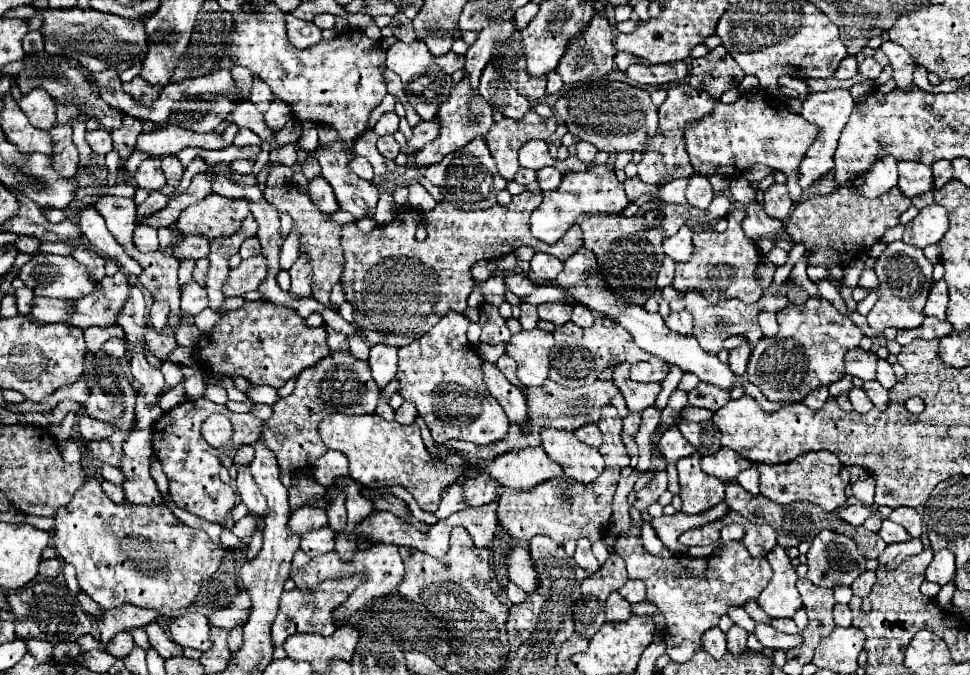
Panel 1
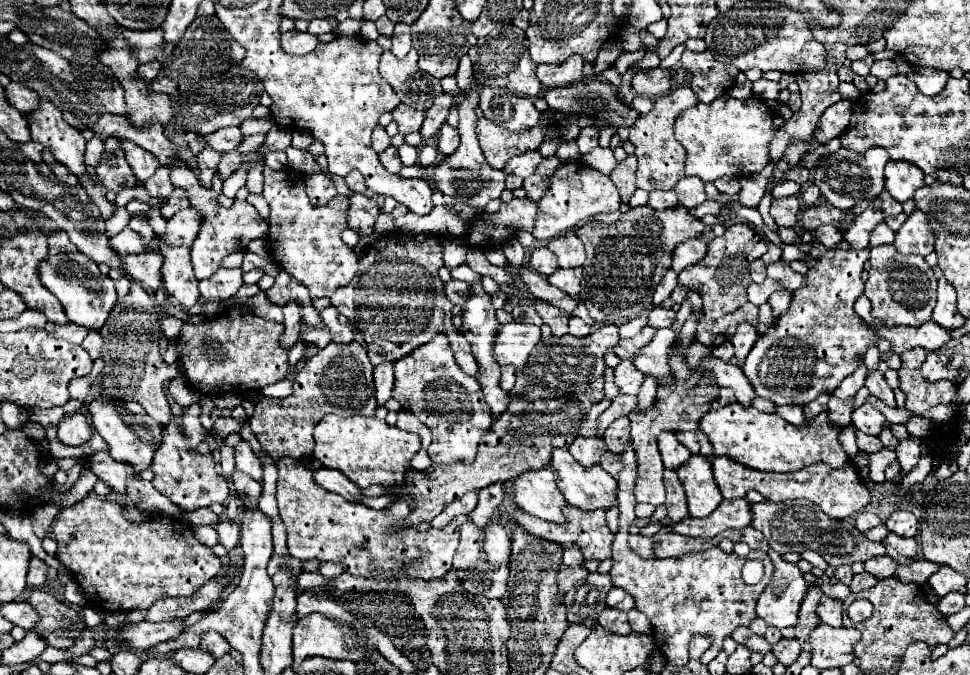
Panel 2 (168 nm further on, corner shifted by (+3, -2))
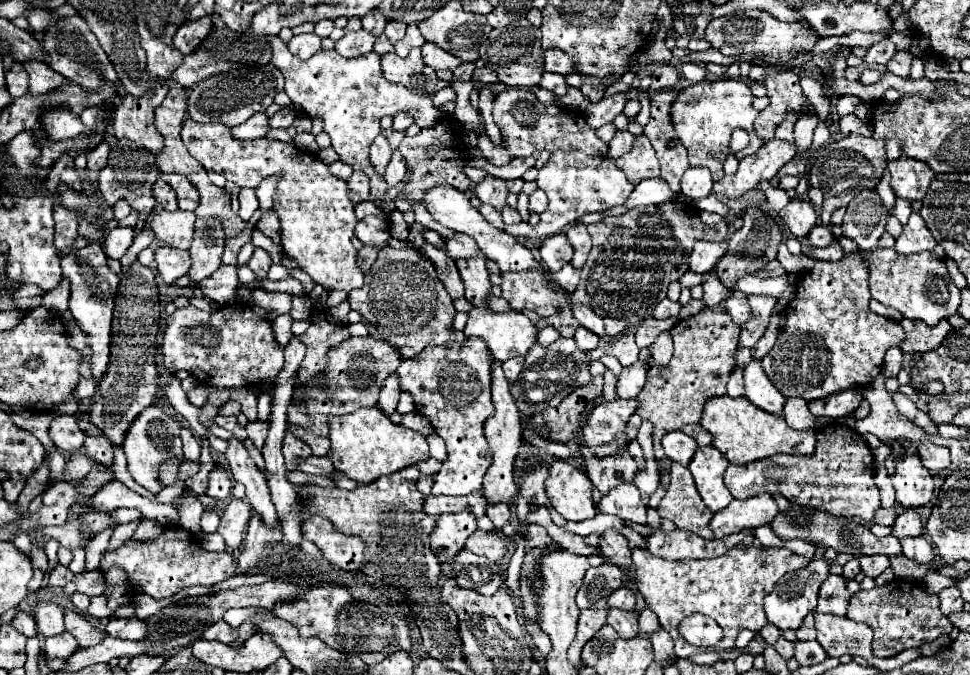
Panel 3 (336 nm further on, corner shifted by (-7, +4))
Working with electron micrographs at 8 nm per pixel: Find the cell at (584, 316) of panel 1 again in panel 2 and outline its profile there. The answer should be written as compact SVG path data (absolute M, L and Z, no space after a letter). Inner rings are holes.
M573 318L569 320L569 334L575 338L585 338L591 334L591 328L581 318Z

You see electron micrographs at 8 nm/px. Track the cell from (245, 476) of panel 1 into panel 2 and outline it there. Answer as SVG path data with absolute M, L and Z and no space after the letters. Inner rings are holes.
M241 440L237 446L235 446L235 460L237 460L237 470L253 476L257 482L263 480L263 468L261 468L261 462L259 458L255 456L255 452L251 450L249 442Z

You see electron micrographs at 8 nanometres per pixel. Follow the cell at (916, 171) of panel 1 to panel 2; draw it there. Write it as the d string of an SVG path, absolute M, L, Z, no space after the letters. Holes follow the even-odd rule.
M889 160L885 166L885 190L891 194L893 200L903 204L905 200L911 200L915 190L925 184L923 176L925 174L909 162Z

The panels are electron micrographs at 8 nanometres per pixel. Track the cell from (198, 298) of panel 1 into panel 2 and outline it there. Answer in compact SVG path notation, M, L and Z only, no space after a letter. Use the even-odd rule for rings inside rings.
M161 244L161 252L165 256L163 264L163 286L167 288L169 296L173 296L181 306L191 308L199 300L199 280L193 272L191 264L191 248L179 246L179 248L165 248Z

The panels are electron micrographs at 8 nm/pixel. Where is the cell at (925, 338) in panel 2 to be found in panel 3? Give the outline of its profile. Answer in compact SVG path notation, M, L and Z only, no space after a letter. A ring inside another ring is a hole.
M903 318L901 326L907 334L907 338L901 342L901 350L909 354L915 354L915 352L923 354L923 352L935 350L935 346L939 346L939 342L943 342L947 332L951 330L951 324L947 320L941 320L937 326L931 328L925 322Z

